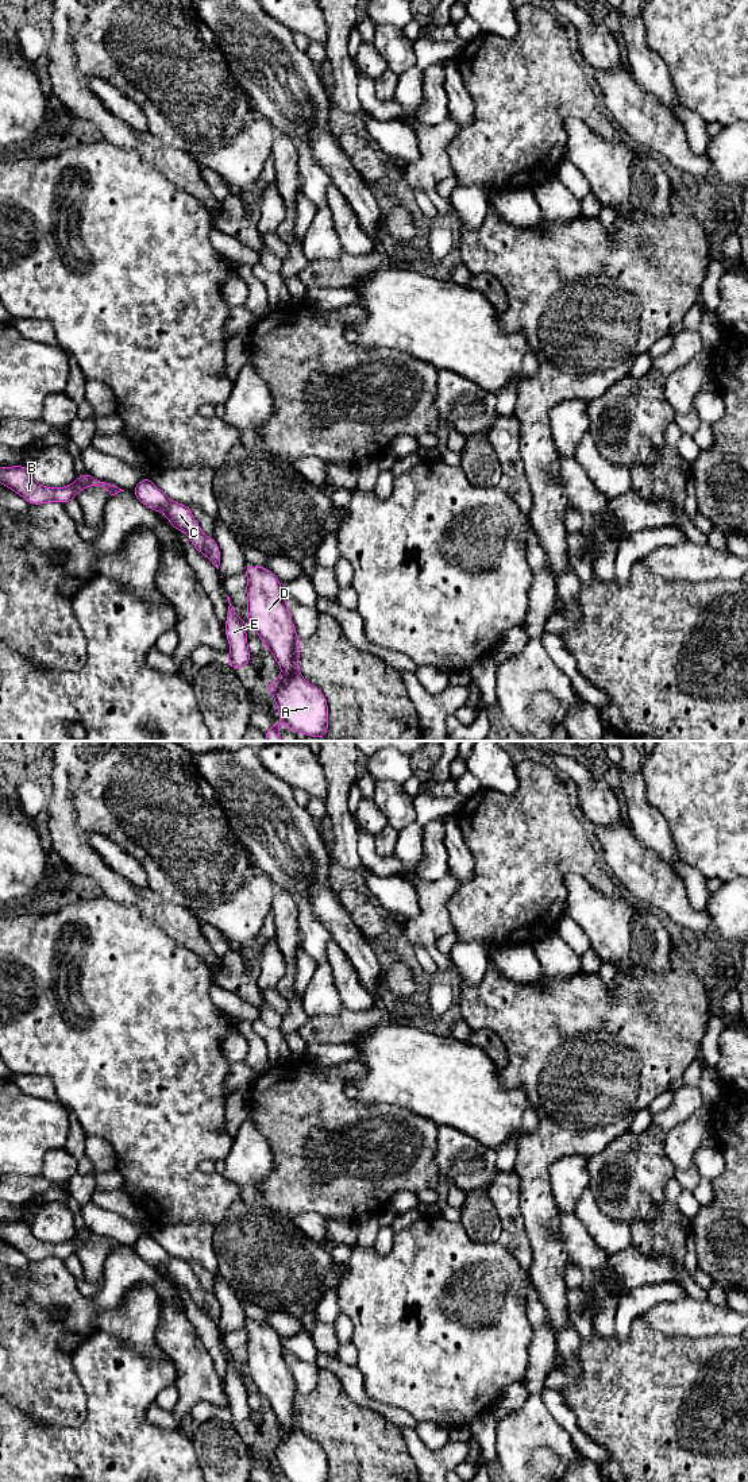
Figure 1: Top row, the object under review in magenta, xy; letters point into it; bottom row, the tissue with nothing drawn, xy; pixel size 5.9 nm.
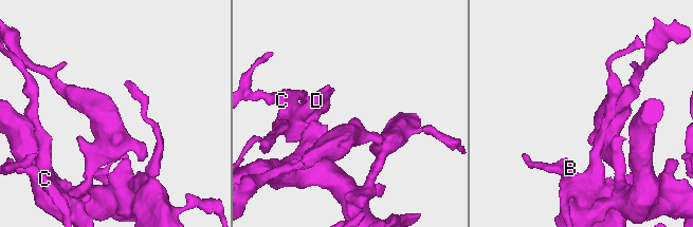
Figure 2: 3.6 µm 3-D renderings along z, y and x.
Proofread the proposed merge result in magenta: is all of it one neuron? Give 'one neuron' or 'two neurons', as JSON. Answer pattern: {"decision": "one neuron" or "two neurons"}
{"decision": "one neuron"}

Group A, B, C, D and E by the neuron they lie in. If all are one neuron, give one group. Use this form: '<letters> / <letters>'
A B C D E

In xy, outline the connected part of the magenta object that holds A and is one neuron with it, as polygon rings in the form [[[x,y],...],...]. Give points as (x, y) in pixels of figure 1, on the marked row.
[[[246,566],[247,575],[247,620],[254,625],[258,637],[265,647],[273,653],[275,661],[282,669],[279,678],[266,684],[266,690],[271,692],[275,706],[279,710],[281,723],[274,723],[265,730],[267,741],[281,741],[279,726],[288,726],[296,733],[311,737],[327,738],[328,732],[328,705],[323,692],[308,683],[300,674],[298,659],[301,641],[297,637],[294,624],[289,614],[289,606],[281,590],[281,580],[269,570],[255,566]]]

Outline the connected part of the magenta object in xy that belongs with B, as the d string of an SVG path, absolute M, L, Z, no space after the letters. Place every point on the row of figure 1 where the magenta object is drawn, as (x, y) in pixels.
M24 466L1 467L0 483L18 493L31 505L42 505L51 501L63 505L69 501L74 501L77 494L89 486L99 486L111 495L124 491L109 482L90 476L88 472L84 472L81 476L76 478L72 485L65 487L41 486L32 479L30 468Z

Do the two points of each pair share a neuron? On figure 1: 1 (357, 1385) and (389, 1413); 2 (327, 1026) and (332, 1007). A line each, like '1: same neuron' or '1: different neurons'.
1: same neuron
2: different neurons

